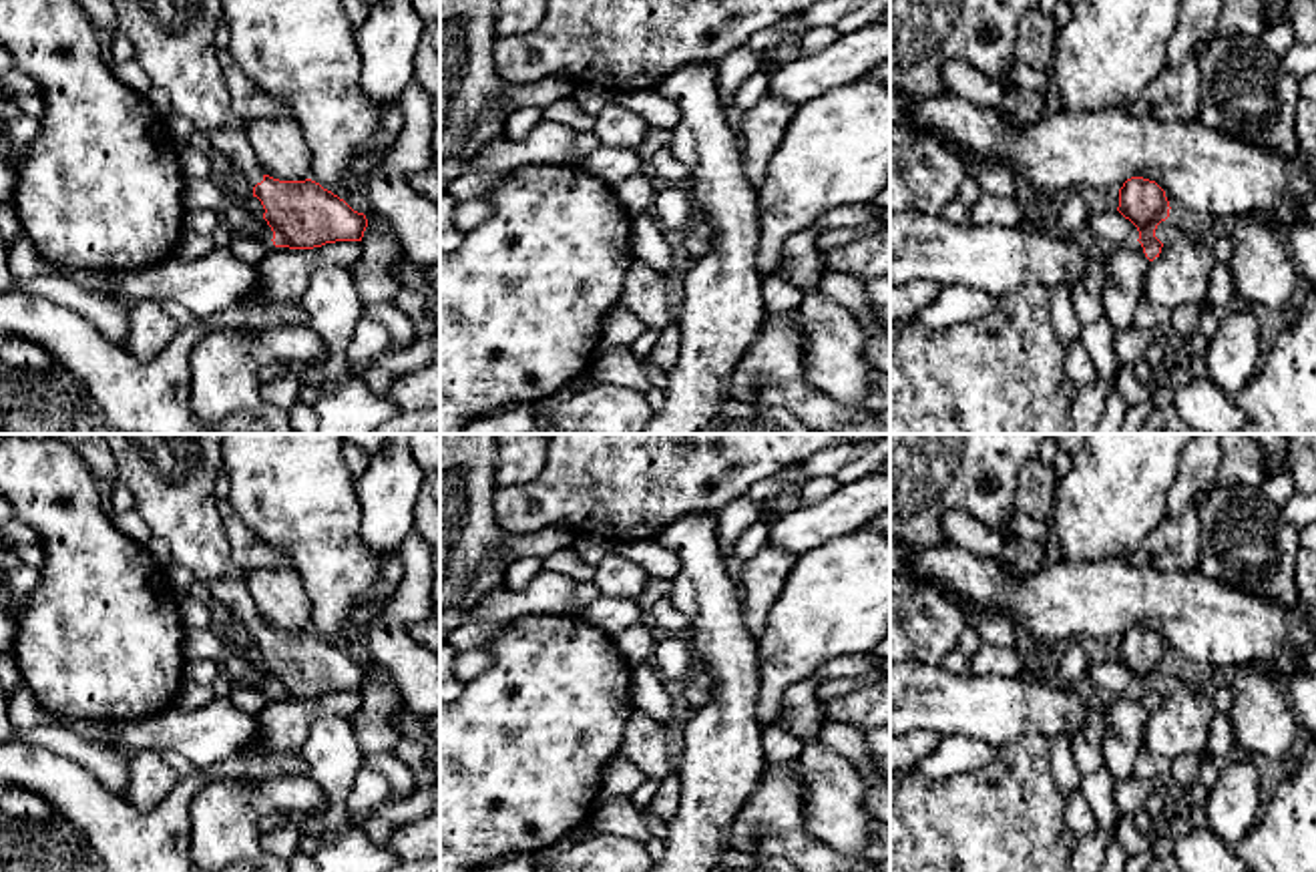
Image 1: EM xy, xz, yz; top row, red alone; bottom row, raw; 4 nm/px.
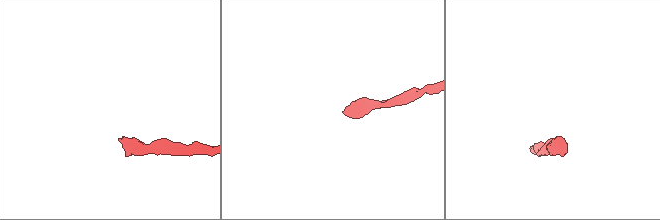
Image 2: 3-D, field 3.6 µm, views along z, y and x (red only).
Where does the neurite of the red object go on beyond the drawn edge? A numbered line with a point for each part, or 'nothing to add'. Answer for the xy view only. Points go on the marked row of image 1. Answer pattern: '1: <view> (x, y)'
1: xy (173, 41)

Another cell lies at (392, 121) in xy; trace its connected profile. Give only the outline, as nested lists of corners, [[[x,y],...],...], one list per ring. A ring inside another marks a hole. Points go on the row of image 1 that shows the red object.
[[[398,100],[388,102],[388,108],[382,115],[378,133],[372,137],[370,145],[362,149],[362,157],[372,151],[392,151],[402,129],[404,129],[404,113]]]

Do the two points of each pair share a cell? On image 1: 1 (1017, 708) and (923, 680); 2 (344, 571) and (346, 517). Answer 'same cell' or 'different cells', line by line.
1: same cell
2: same cell

